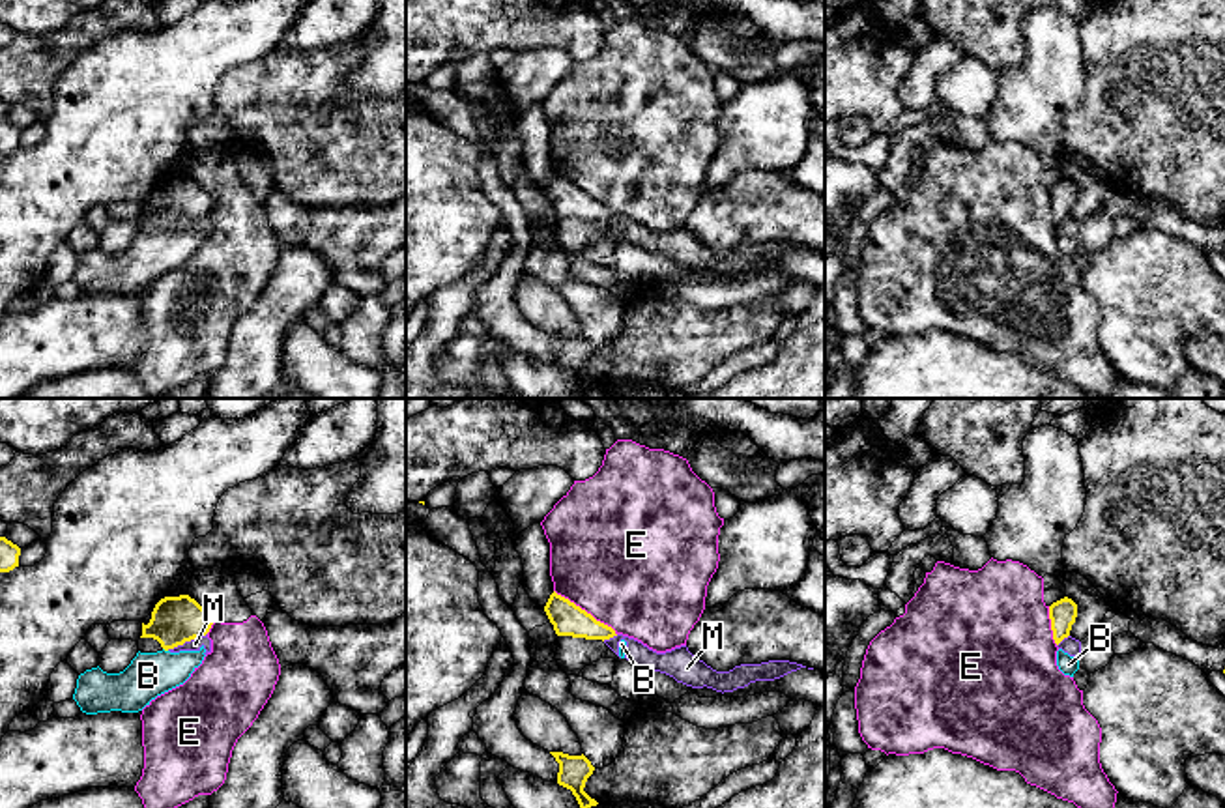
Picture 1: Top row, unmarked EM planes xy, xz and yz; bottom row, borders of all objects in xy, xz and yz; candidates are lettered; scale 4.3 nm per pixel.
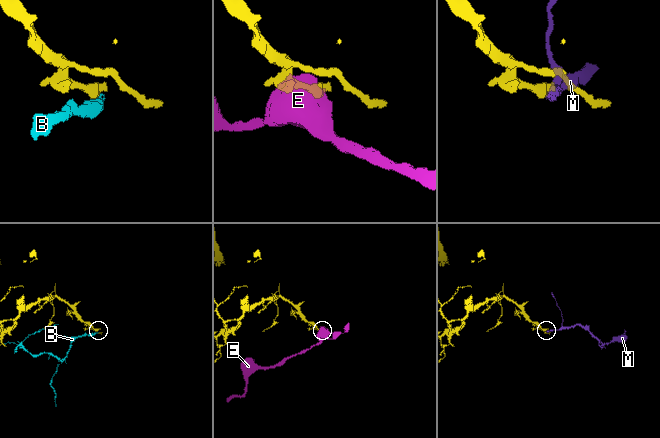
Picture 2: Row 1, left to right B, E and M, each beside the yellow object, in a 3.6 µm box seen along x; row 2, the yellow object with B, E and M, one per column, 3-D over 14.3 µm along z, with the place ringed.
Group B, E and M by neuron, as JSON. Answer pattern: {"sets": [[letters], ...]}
{"sets": [["B", "M"], ["E"]]}

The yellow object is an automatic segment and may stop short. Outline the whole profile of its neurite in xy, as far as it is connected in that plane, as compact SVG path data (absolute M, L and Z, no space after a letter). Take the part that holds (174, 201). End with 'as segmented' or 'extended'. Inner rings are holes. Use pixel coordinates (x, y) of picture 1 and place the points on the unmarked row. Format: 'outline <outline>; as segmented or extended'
outline M189 176L161 180L140 219L153 219L165 232L209 213L215 198Z; as segmented

